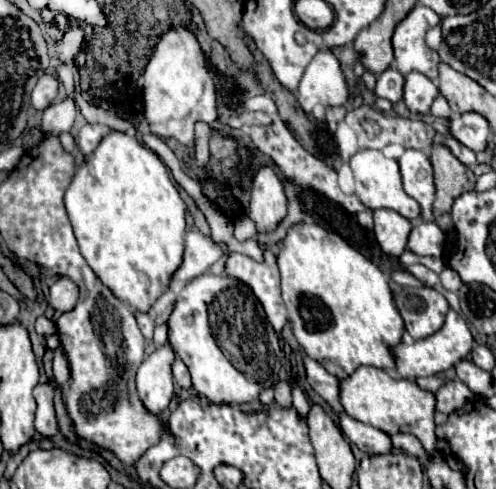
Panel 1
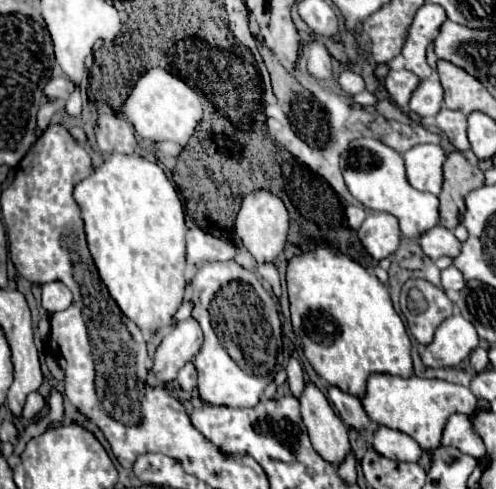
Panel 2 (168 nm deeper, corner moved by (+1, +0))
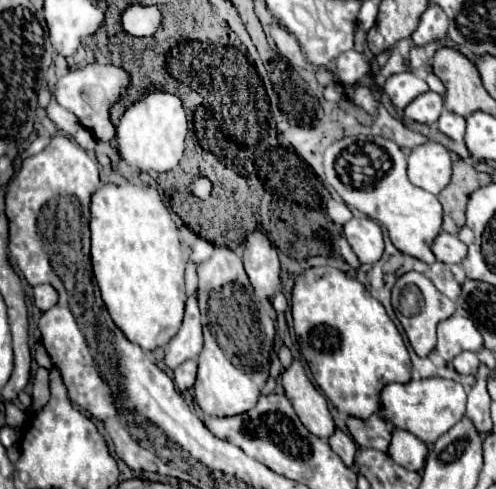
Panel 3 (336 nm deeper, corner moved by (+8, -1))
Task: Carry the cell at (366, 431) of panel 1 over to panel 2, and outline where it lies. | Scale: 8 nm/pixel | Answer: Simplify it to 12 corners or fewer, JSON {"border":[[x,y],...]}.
{"border":[[383,425],[371,447],[395,461],[417,461],[423,449],[409,435]]}

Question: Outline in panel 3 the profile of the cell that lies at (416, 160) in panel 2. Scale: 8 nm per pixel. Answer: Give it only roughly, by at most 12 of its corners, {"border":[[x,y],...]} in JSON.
{"border":[[428,140],[408,156],[408,178],[432,194],[452,176],[450,152]]}

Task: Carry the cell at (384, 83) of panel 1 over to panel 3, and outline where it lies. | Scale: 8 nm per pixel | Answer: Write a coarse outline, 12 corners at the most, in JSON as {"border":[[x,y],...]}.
{"border":[[414,72],[386,80],[394,106],[406,108],[428,84]]}

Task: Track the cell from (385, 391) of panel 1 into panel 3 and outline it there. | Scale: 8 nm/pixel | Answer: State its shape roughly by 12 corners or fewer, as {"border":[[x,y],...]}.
{"border":[[446,378],[388,384],[378,416],[432,446],[464,416]]}

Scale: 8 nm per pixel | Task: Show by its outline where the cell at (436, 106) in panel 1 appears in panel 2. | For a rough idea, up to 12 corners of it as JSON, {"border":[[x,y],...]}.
{"border":[[441,109],[437,127],[457,151],[467,151],[467,117]]}

